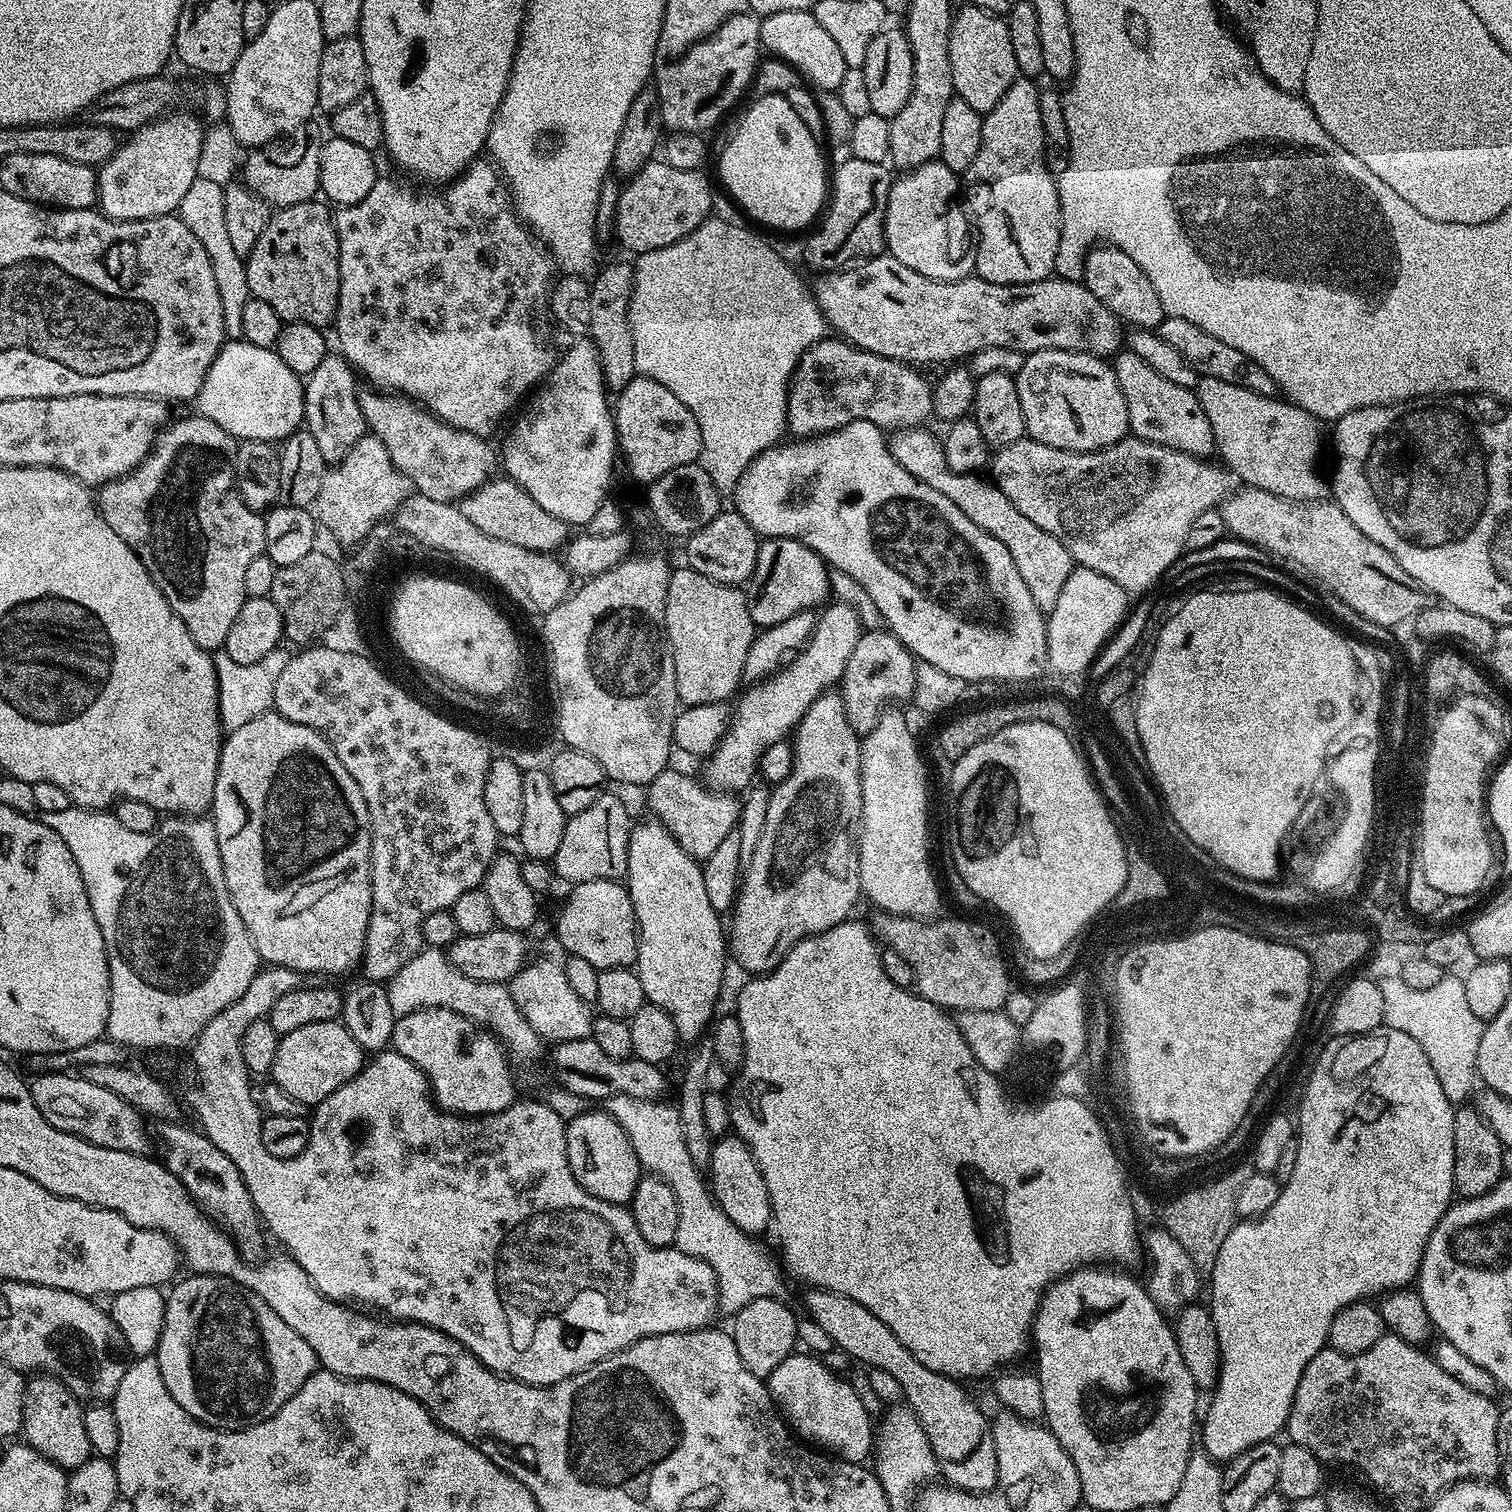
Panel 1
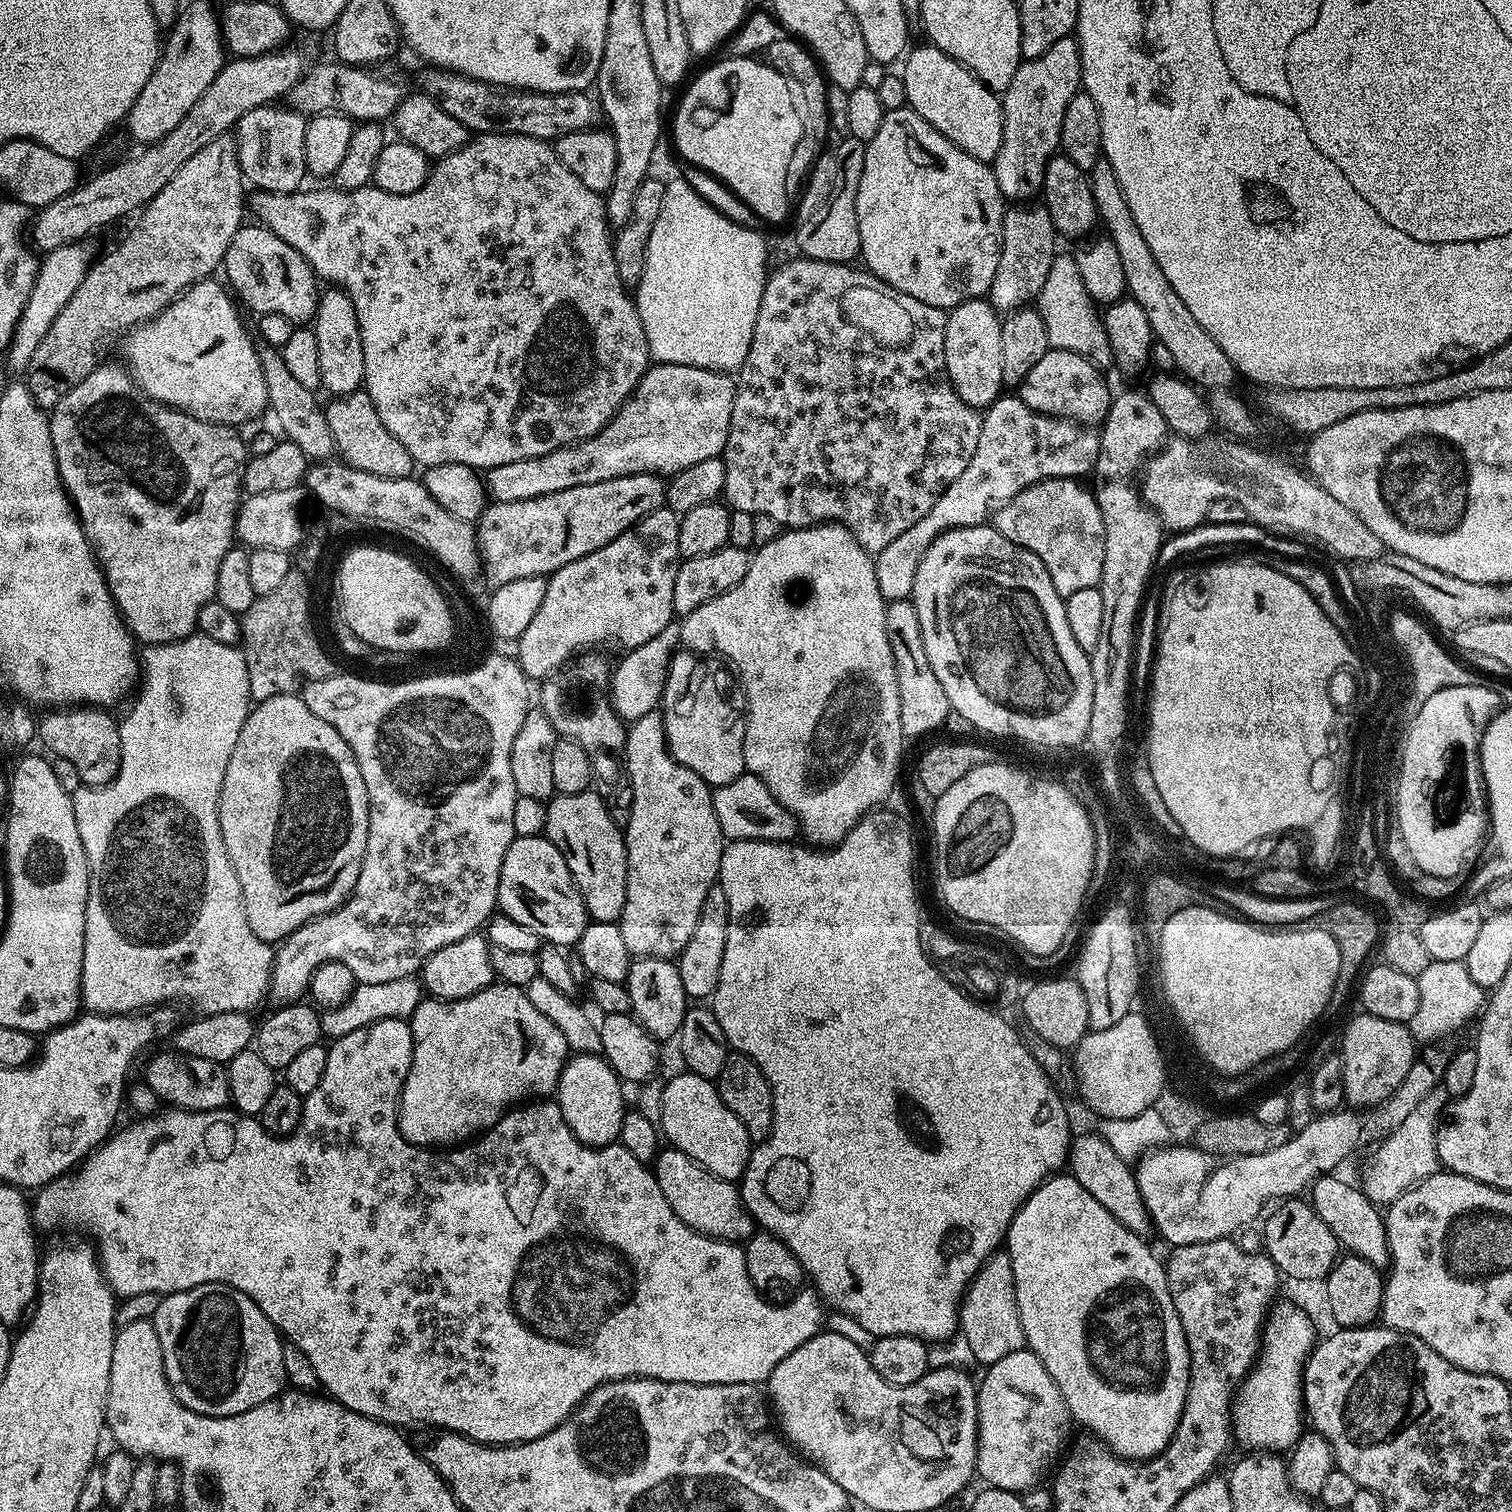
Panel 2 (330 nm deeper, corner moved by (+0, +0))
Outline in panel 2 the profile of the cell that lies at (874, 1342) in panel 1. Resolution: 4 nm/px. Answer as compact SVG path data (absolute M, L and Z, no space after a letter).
M671 1146L661 1147L651 1170L656 1175L658 1190L662 1190L666 1202L670 1202L670 1210L674 1210L674 1214L678 1214L686 1226L704 1236L729 1242L744 1242L752 1235L753 1218L744 1207L739 1187L733 1181L710 1174L710 1170L698 1166L698 1162Z

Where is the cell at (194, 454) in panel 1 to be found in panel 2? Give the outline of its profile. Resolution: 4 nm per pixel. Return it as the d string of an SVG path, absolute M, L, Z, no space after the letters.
M119 363L118 365L103 364L93 368L92 373L85 380L79 380L50 409L48 425L54 446L54 458L58 462L58 474L62 478L64 488L68 491L68 497L72 499L72 507L76 509L76 515L79 516L80 524L84 527L86 538L104 573L104 582L129 632L144 646L172 644L176 640L184 640L197 631L198 610L202 610L202 606L216 599L218 566L222 566L222 558L226 558L226 554L234 547L234 541L237 539L236 513L242 503L244 467L250 453L246 447L245 437L240 437L235 427L196 420L185 412L179 412L177 408L168 408L165 404L150 400L139 391L133 390L131 376Z

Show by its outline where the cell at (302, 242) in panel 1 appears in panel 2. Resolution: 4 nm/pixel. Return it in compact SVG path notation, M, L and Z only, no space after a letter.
M248 222L230 238L222 265L223 279L253 314L282 314L282 318L293 322L308 322L315 317L318 299L318 277L312 267L278 234L256 222Z

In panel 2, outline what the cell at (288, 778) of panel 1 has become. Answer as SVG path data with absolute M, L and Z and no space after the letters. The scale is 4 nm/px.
M296 694L287 696L271 696L259 701L249 711L246 722L242 726L242 734L238 734L238 742L234 742L234 750L230 754L230 762L226 762L226 774L222 778L220 791L220 829L226 846L226 854L234 866L234 874L238 874L238 886L242 890L242 902L246 910L246 922L250 922L250 930L259 940L279 942L298 930L306 922L324 916L340 907L351 896L358 882L358 874L362 870L362 858L366 854L366 834L368 833L368 795L366 782L362 782L362 770L358 770L358 762L346 746L346 738L330 726L330 722L322 722L318 714L310 711L310 706Z

